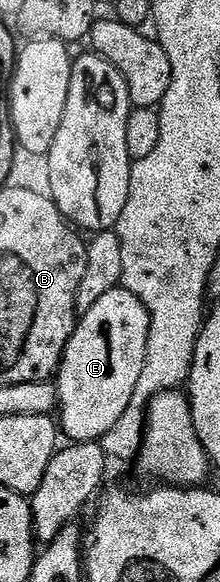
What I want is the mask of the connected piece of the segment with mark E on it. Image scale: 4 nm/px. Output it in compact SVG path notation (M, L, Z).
M122 286L110 290L95 306L90 306L79 317L74 334L60 360L60 370L54 377L58 397L58 424L72 442L98 442L122 418L130 398L134 398L134 386L142 378L142 366L146 362L146 346L150 338L150 314L130 290Z

